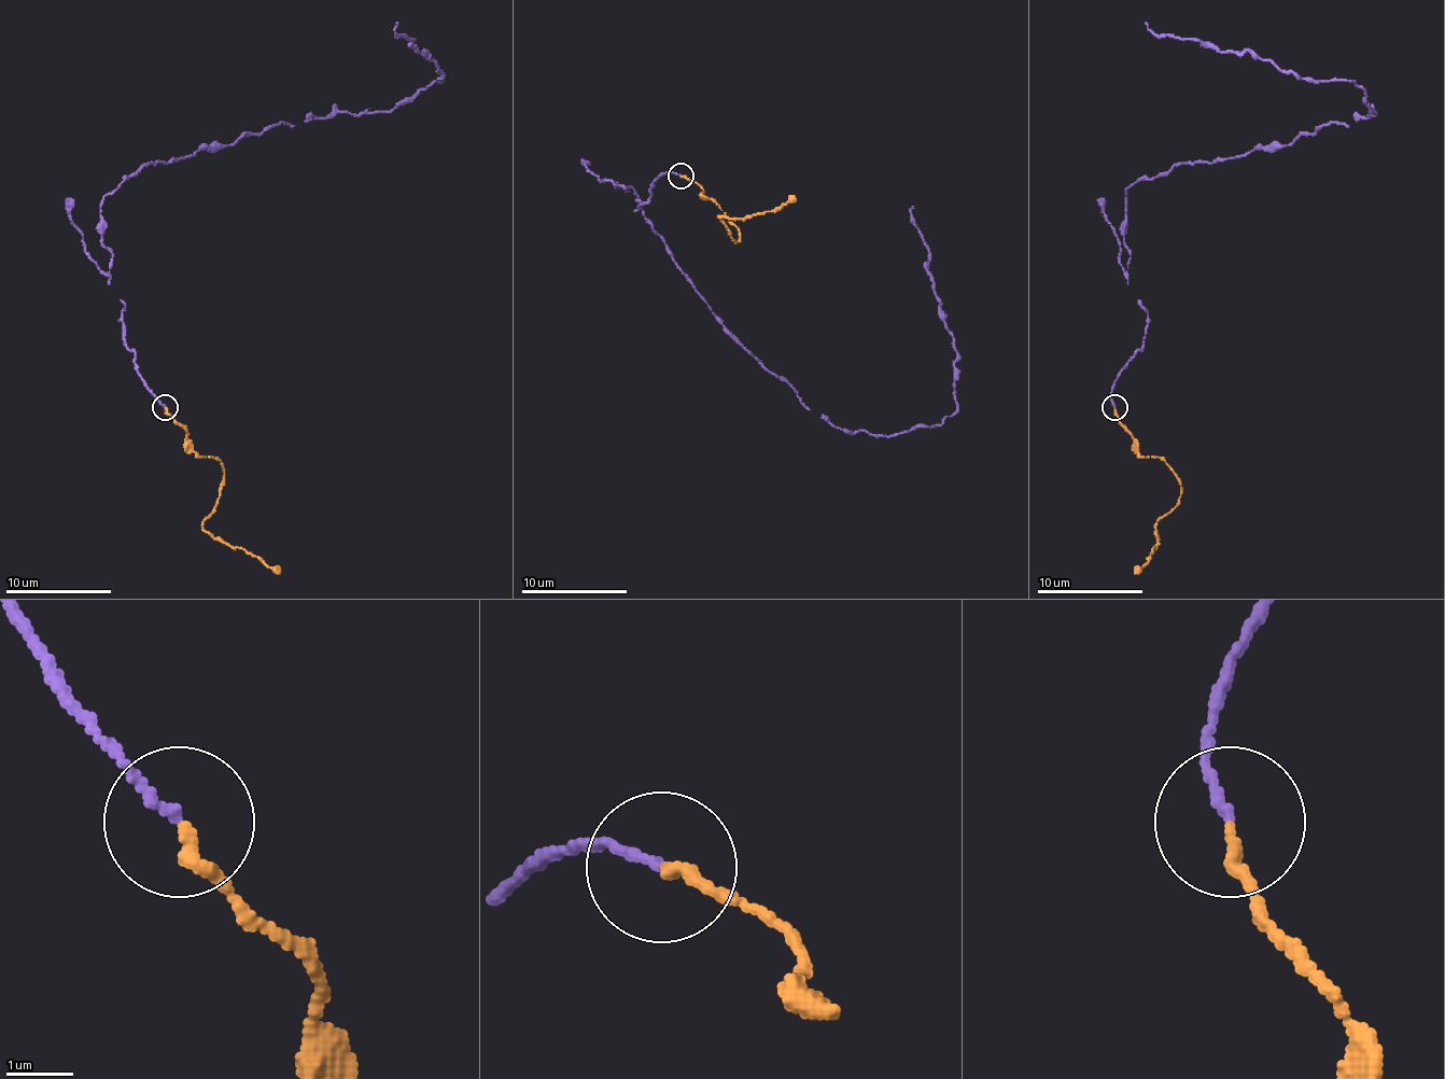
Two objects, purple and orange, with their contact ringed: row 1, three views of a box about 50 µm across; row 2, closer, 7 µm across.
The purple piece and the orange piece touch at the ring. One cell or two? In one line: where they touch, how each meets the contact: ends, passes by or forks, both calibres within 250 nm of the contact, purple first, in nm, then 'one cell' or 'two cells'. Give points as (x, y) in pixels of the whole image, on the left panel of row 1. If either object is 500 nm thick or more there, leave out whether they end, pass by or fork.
at (165, 407); purple ends there; orange ends there; 140 nm thick on the purple side, 190 nm on the other; one cell

